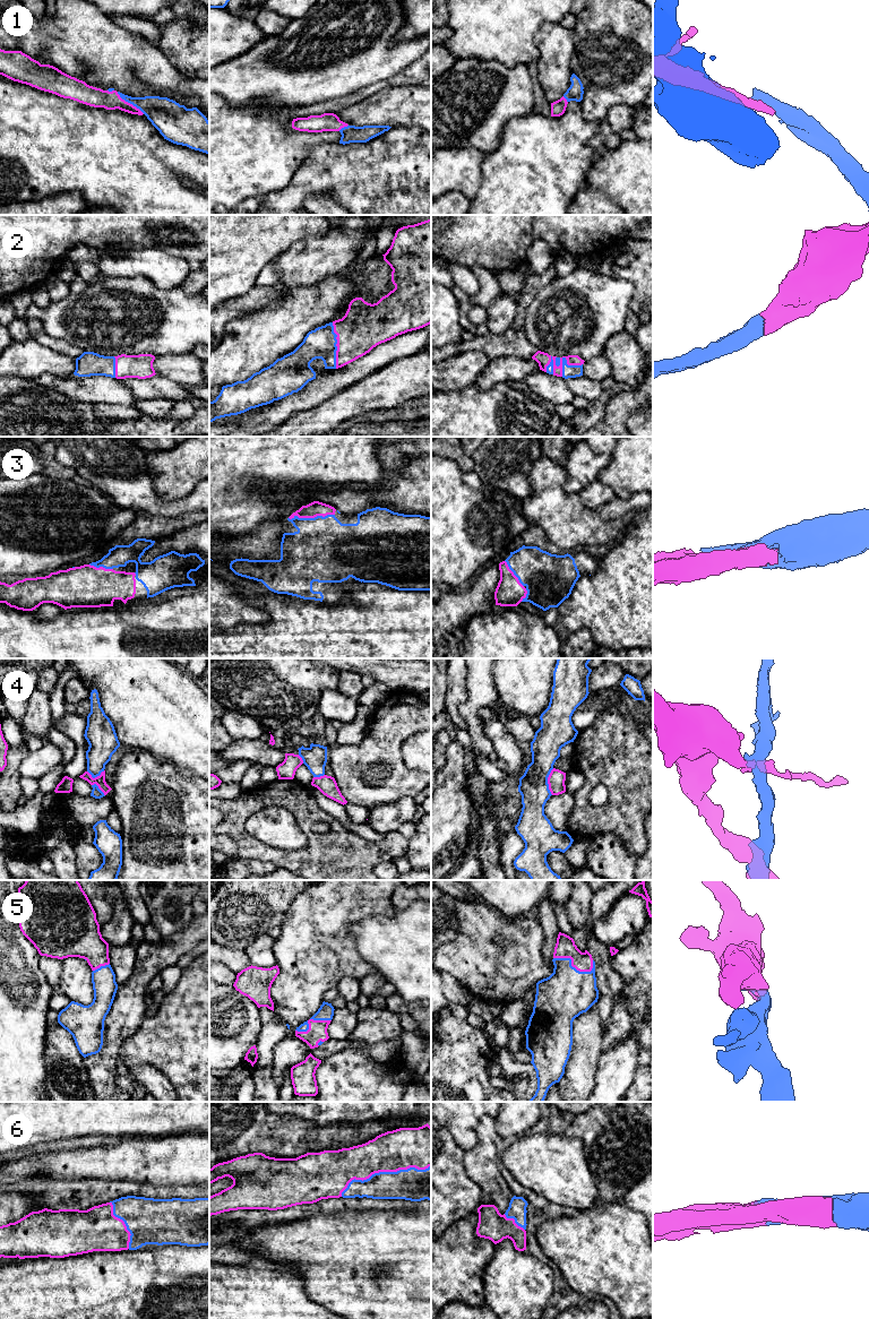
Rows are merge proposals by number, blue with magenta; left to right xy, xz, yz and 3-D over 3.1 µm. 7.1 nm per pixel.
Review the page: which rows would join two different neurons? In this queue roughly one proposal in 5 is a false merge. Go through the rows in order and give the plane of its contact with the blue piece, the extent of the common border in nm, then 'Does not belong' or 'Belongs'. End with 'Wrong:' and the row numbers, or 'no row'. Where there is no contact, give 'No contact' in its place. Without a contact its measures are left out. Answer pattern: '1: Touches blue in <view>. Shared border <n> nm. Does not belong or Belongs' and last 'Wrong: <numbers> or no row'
1: Touches blue in xy. Shared border 260 nm. Belongs
2: Touches blue in yz. Shared border 280 nm. Belongs
3: Touches blue in xz. Shared border 320 nm. Belongs
4: Touches blue in yz. Shared border 190 nm. Does not belong
5: Touches blue in yz. Shared border 300 nm. Belongs
6: Touches blue in xz. Shared border 700 nm. Belongs
Wrong: 4

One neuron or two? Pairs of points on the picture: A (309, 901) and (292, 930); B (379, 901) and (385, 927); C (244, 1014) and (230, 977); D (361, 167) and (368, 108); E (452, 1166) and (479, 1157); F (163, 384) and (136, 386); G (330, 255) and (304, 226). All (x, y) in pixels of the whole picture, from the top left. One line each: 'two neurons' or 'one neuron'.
A: one neuron
B: two neurons
C: two neurons
D: two neurons
E: two neurons
F: one neuron
G: two neurons

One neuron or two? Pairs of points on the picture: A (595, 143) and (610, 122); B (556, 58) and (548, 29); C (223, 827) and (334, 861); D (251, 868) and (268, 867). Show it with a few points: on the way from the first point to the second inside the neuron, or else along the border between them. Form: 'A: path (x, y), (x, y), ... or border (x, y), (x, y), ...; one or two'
A: path (599, 138), (608, 127); one
B: path (556, 51), (556, 44), (550, 36); one
C: path (250, 846), (282, 859), (307, 861); one
D: path (256, 868), (264, 868); one

